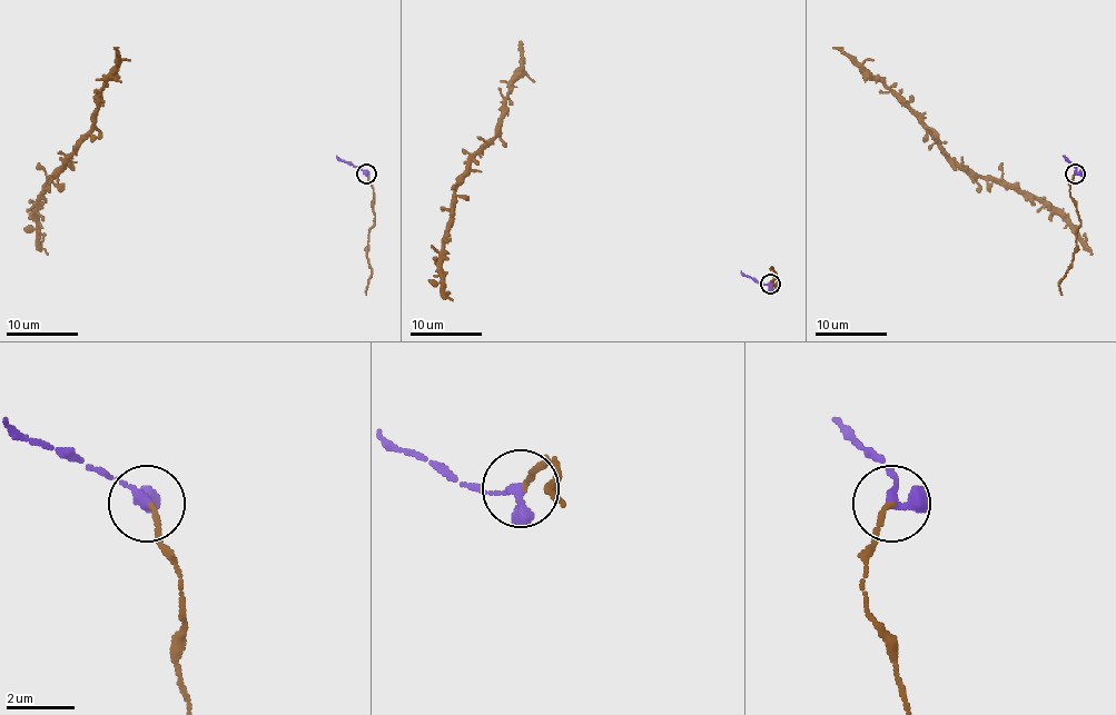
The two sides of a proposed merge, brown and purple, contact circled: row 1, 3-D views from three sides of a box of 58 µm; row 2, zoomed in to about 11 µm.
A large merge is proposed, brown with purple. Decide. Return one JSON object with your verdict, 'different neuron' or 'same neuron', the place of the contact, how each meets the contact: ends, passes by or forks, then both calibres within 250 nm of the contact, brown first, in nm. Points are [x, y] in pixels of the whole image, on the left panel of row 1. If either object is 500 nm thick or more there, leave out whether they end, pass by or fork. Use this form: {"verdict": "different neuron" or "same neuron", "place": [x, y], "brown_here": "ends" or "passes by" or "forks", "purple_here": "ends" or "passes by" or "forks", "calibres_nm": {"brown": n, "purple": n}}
{"verdict": "same neuron", "place": [366, 174], "brown_here": "ends", "purple_here": "ends", "calibres_nm": {"brown": 160, "purple": 440}}

